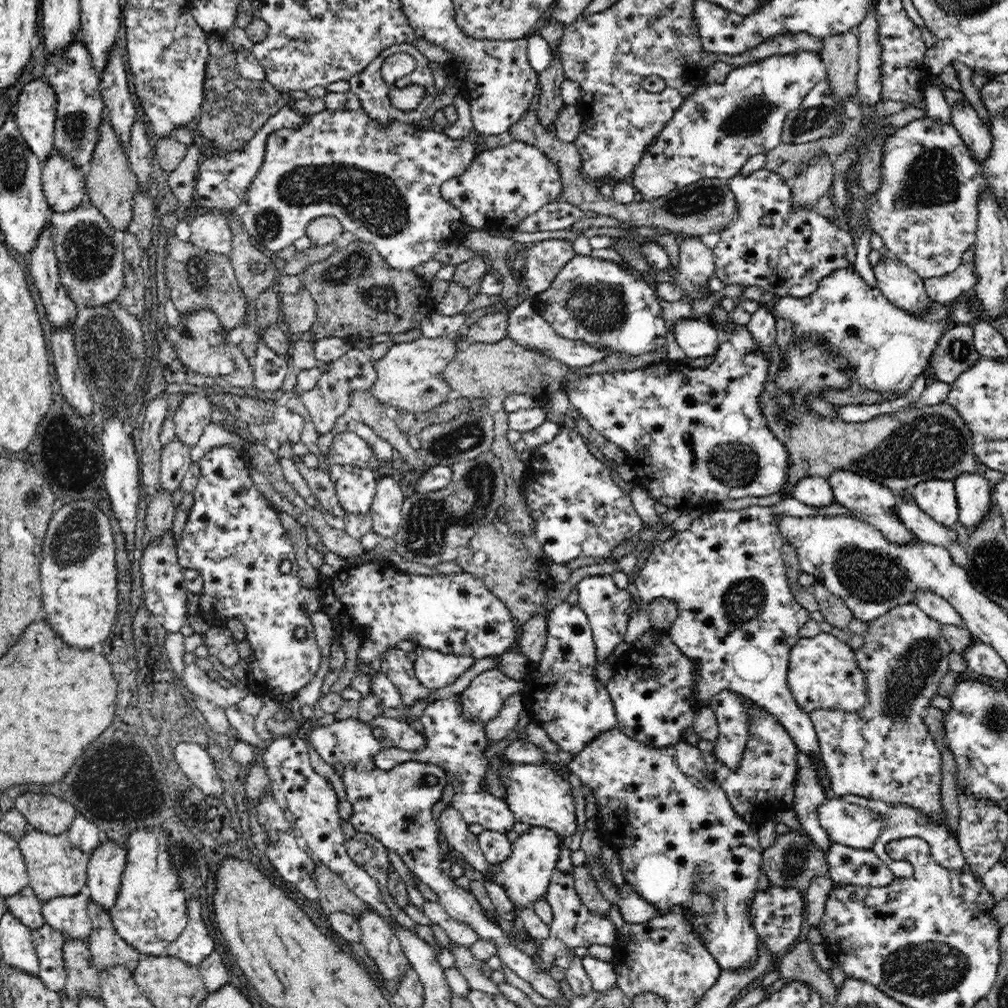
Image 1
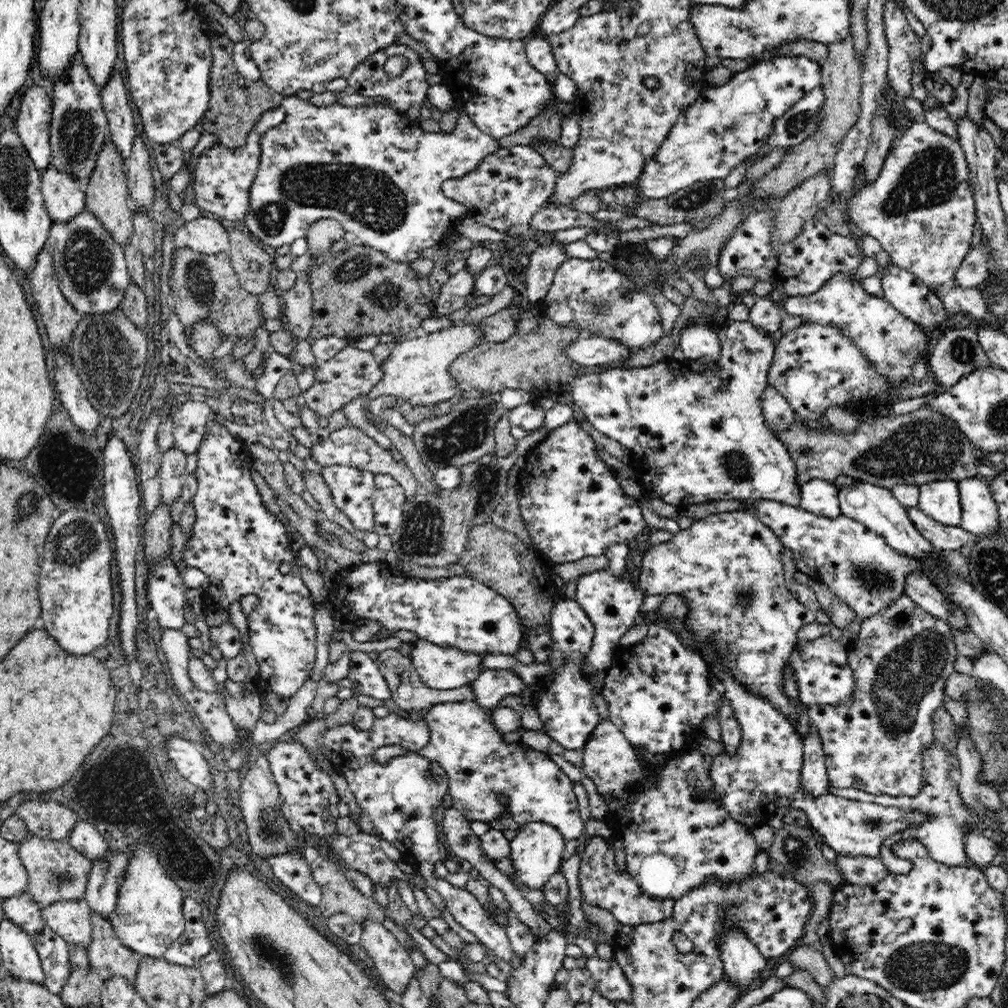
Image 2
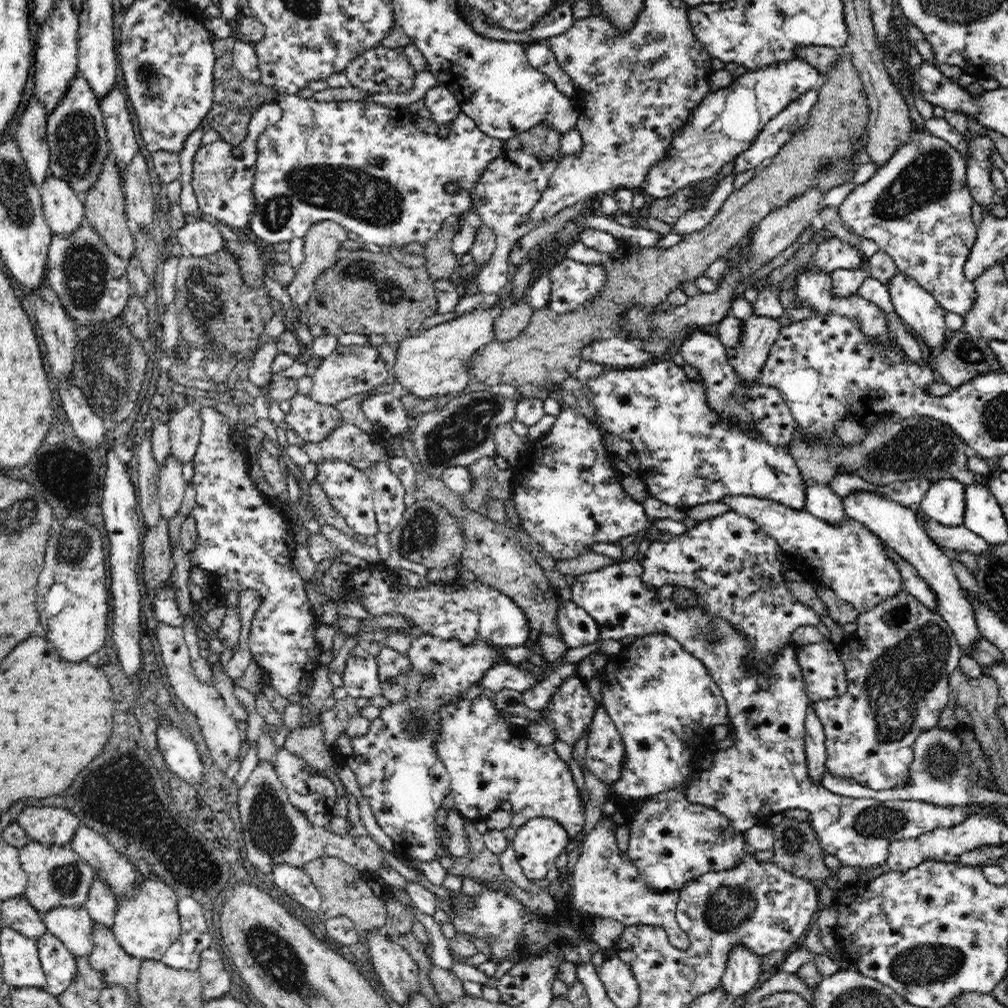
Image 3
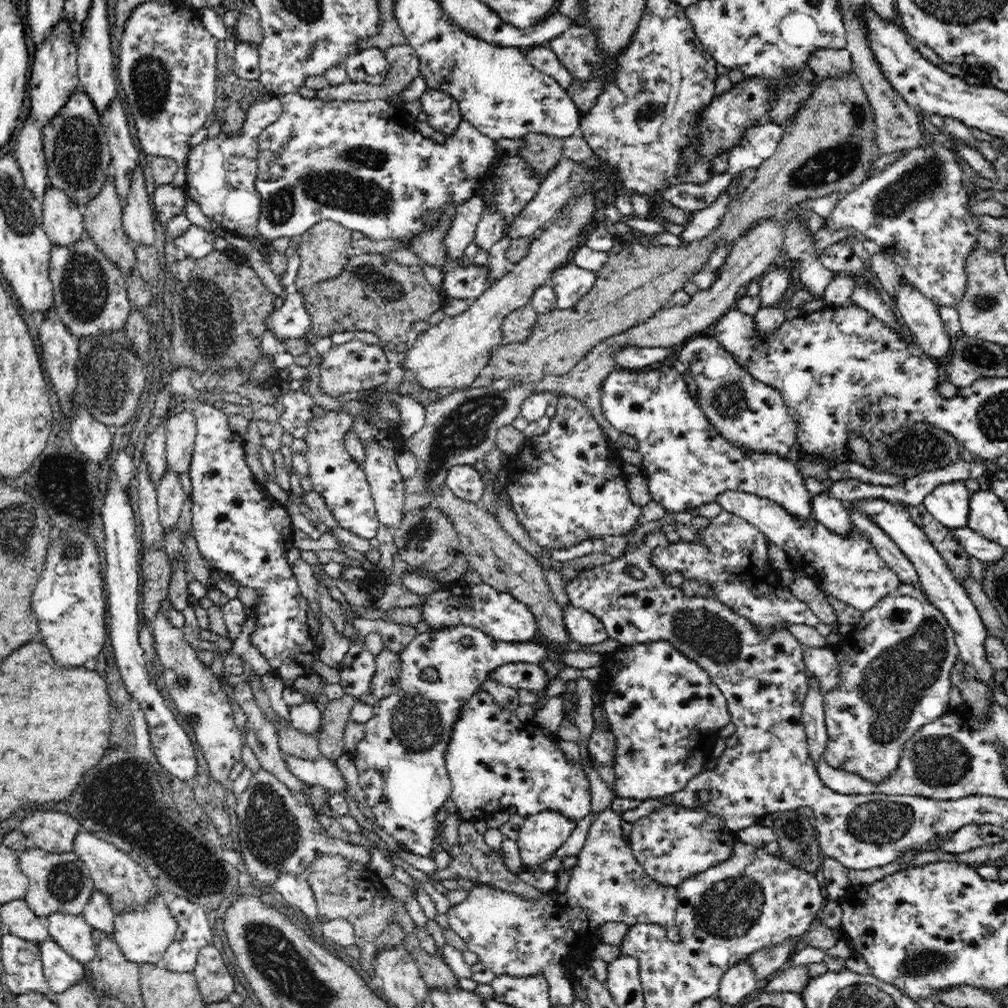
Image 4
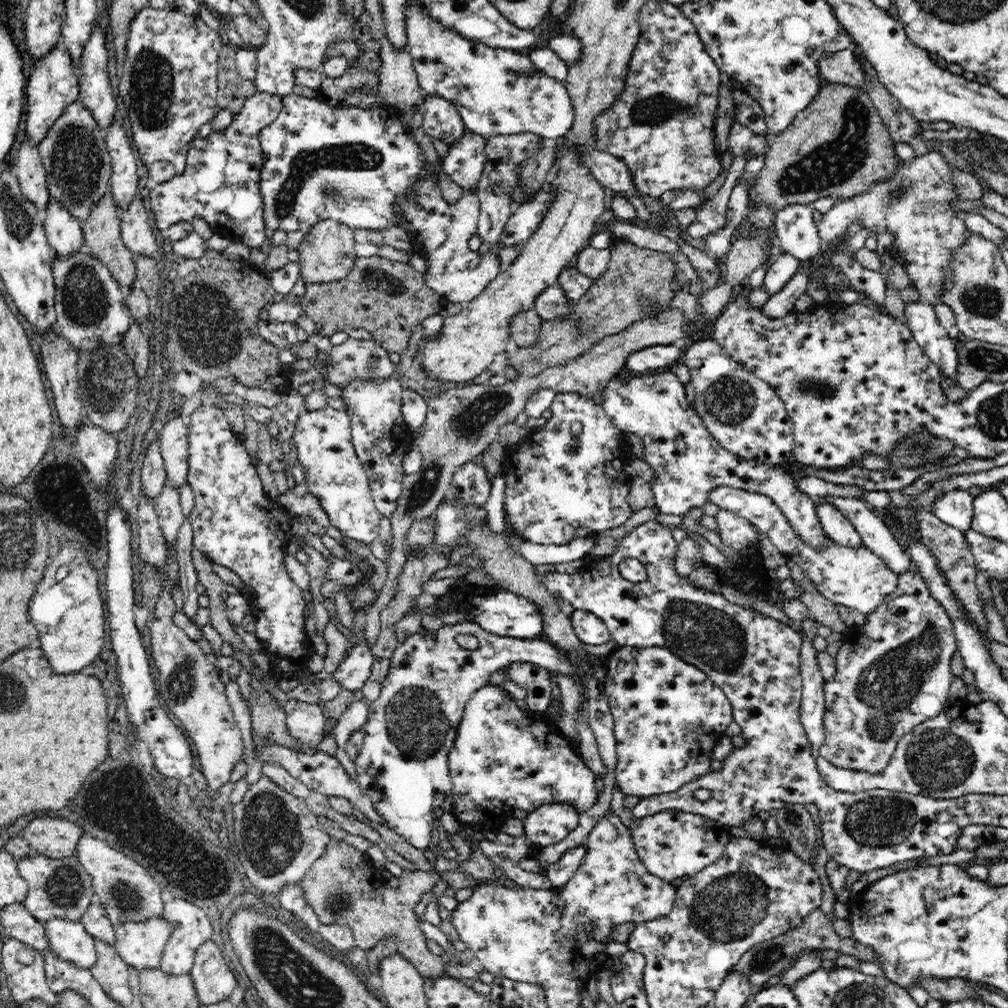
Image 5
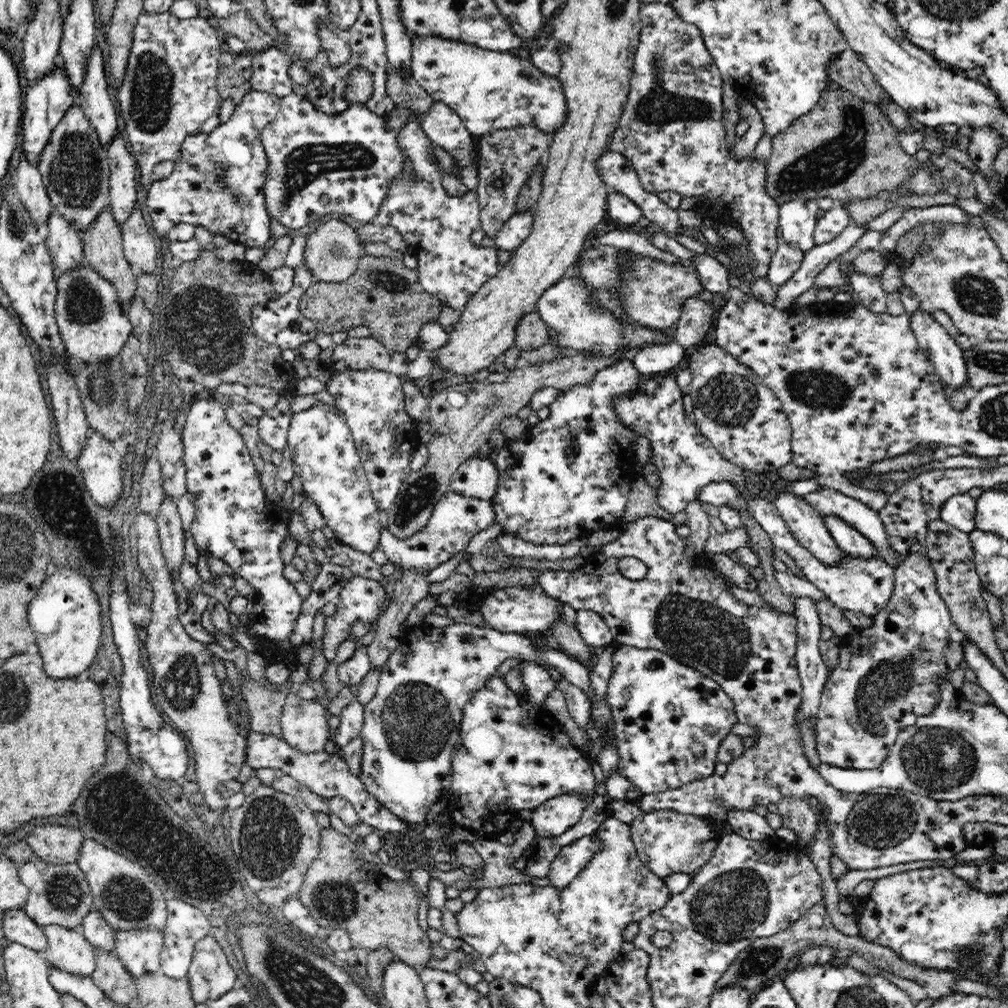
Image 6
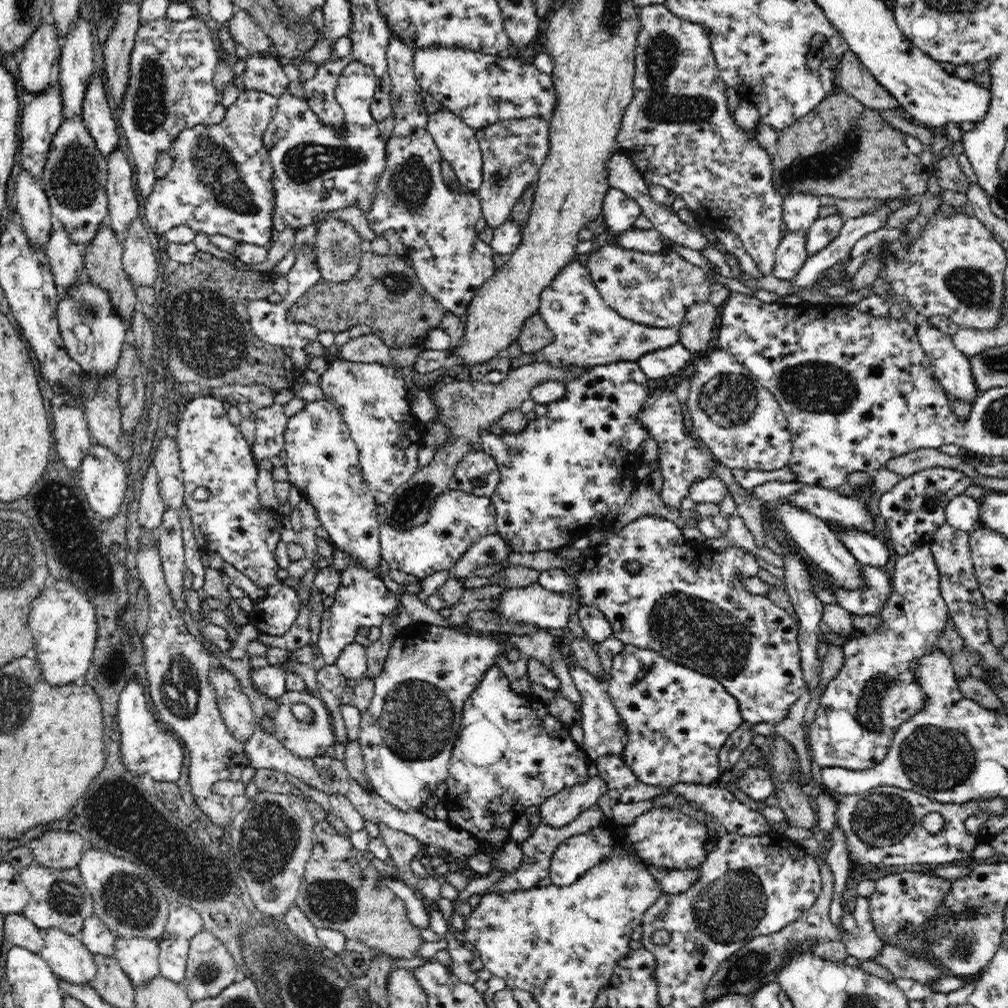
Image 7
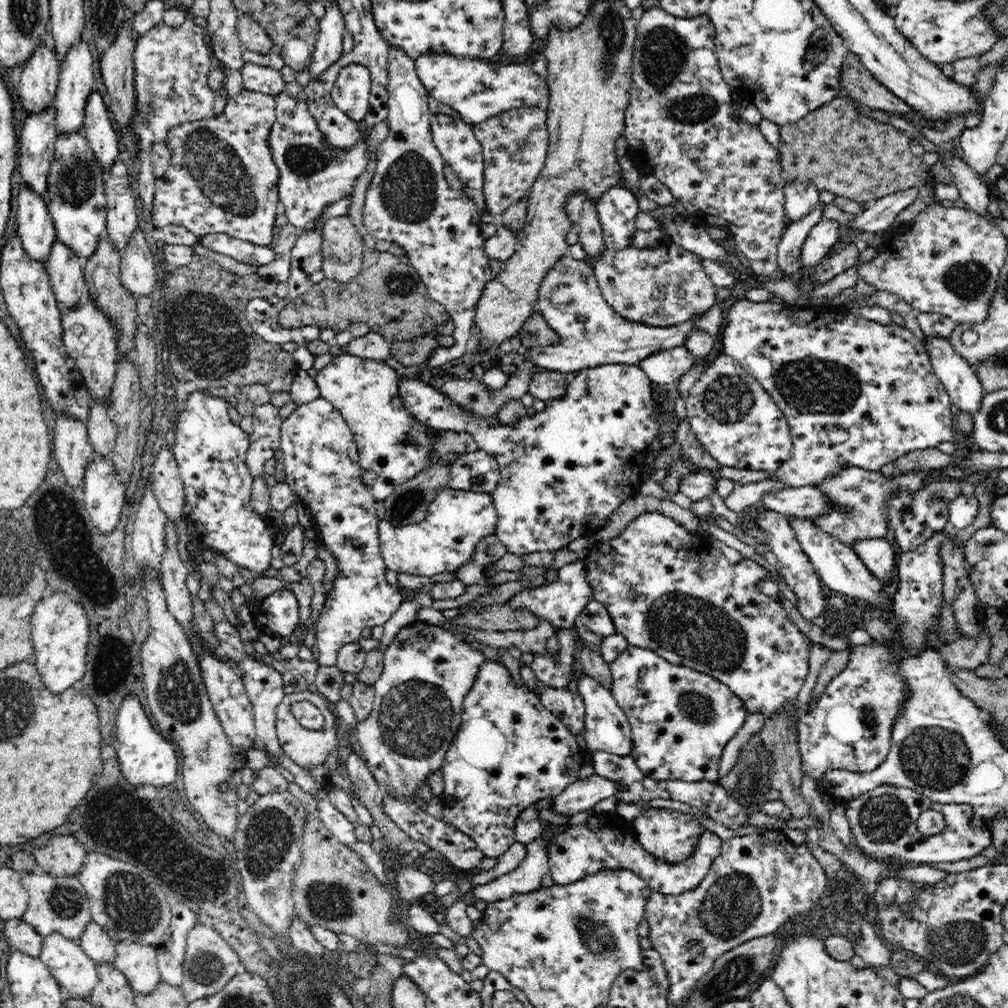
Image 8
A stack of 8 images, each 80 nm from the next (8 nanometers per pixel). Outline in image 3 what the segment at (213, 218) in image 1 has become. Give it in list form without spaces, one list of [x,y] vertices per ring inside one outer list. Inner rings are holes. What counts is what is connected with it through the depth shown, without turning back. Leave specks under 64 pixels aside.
[[[196,219],[177,232],[177,240],[183,253],[188,256],[205,257],[226,250],[220,230],[212,222]]]

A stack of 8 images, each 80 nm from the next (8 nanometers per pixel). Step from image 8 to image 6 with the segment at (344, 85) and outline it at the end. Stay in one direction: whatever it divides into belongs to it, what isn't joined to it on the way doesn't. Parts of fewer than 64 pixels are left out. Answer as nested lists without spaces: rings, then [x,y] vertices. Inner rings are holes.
[[[356,66],[354,70],[350,70],[350,74],[348,74],[348,78],[346,79],[346,88],[344,89],[346,89],[345,96],[348,100],[348,108],[339,114],[339,116],[327,116],[326,114],[317,112],[308,98],[301,97],[292,92],[288,96],[280,97],[280,110],[276,118],[261,130],[261,143],[264,146],[269,167],[265,190],[268,212],[270,212],[272,218],[289,229],[301,229],[307,224],[312,224],[320,220],[322,216],[328,216],[328,214],[350,216],[356,223],[362,223],[364,225],[373,224],[374,218],[376,218],[378,211],[380,211],[380,204],[385,200],[386,192],[388,192],[388,182],[390,180],[394,181],[397,178],[398,169],[402,168],[404,157],[402,157],[402,152],[398,149],[396,130],[390,129],[386,125],[385,119],[376,118],[376,113],[368,110],[368,107],[365,105],[365,102],[373,93],[373,76],[371,72],[364,70],[361,66]]]

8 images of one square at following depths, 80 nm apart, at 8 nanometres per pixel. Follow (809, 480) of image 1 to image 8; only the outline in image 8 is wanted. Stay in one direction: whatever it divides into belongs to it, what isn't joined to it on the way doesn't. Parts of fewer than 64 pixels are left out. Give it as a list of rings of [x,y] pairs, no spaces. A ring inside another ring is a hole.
[[[872,539],[852,544],[859,559],[891,590],[894,588],[894,547],[886,539]]]

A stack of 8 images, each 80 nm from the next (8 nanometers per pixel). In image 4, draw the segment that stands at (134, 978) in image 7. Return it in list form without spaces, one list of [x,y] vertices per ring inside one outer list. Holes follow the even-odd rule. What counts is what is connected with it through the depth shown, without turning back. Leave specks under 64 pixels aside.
[[[156,895],[150,906],[138,912],[124,912],[120,916],[114,916],[114,930],[111,938],[116,941],[118,947],[128,961],[133,964],[161,964],[164,951],[175,940],[177,934],[177,922],[170,913],[170,907],[162,899],[162,895]]]

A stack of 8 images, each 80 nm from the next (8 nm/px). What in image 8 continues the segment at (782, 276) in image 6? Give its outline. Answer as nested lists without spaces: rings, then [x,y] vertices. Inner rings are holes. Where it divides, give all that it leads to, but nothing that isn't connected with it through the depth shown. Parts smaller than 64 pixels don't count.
[[[818,202],[808,215],[802,216],[796,223],[790,223],[779,242],[778,271],[779,275],[786,276],[798,272],[802,268],[800,264],[801,247],[806,237],[824,220],[824,203]]]

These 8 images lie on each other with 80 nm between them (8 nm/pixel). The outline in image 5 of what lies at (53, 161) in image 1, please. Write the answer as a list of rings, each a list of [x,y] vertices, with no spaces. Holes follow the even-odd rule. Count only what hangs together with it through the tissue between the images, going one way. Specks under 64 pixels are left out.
[[[49,199],[43,214],[45,235],[55,256],[71,257],[75,252],[84,249],[81,222],[69,214],[60,201]]]

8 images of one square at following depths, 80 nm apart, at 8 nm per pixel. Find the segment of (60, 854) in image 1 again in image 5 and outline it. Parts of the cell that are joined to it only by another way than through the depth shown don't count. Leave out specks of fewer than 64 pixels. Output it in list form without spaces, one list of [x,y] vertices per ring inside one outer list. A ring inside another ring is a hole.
[[[31,852],[17,862],[17,869],[29,886],[23,903],[28,912],[41,923],[50,921],[51,918],[80,921],[88,906],[92,905],[96,899],[91,876],[77,860],[76,855],[63,859],[52,859]]]

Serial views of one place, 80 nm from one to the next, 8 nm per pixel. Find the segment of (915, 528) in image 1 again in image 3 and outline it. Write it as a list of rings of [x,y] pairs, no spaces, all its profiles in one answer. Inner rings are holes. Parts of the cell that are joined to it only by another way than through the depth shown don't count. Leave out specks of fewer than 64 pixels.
[[[928,519],[921,526],[928,536],[940,547],[951,548],[956,551],[968,551],[975,555],[982,554],[991,549],[992,544],[986,542],[978,534],[974,534],[963,524],[960,526],[946,526],[938,521]]]

